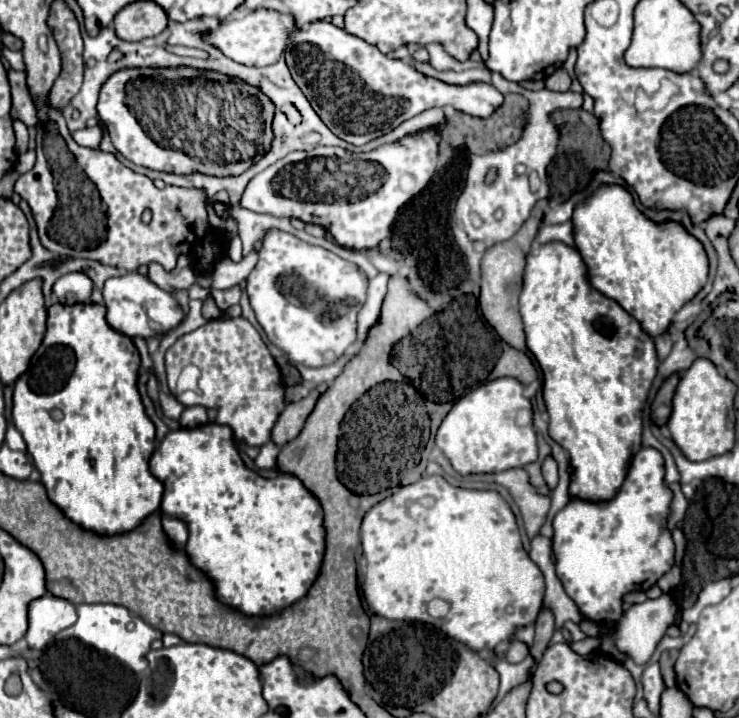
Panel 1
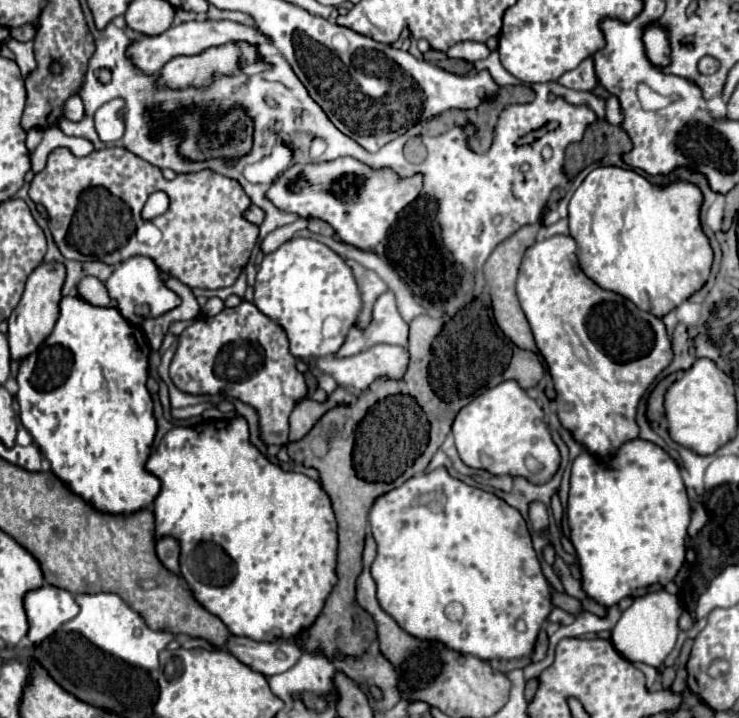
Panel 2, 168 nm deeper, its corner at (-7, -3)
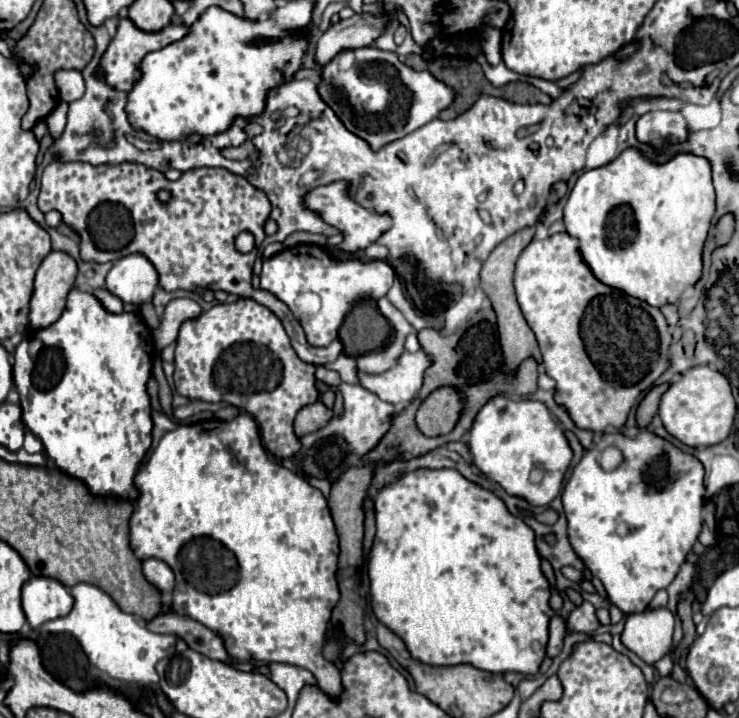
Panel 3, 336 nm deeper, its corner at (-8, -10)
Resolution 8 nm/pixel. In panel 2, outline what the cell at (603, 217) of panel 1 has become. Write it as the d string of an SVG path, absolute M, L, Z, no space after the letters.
M597 167L585 177L569 203L569 229L577 243L577 257L583 273L601 289L623 295L639 309L663 319L697 293L711 275L713 249L699 223L701 201L701 191L685 181L657 187L629 169Z

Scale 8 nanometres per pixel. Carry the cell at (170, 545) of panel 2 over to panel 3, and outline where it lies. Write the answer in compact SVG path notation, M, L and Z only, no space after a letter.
M150 558L150 560L144 560L142 562L142 572L144 572L144 578L164 596L164 598L170 598L172 590L174 590L174 574L170 570L168 564L164 564L162 560L156 560L156 558Z

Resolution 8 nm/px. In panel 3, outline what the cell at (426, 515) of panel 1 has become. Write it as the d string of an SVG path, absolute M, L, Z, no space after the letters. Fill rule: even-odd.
M418 468L414 472L400 474L392 484L384 486L376 496L376 536L368 556L368 578L370 578L370 600L376 618L390 628L396 636L406 642L408 652L412 658L430 664L430 666L456 666L456 664L472 664L480 670L504 674L504 672L522 672L522 674L536 674L544 656L546 656L546 642L548 642L548 622L554 610L548 604L550 586L540 570L540 556L534 544L534 532L524 524L522 518L508 512L504 502L490 490L468 482L458 470L454 468ZM534 642L540 642L544 650L534 650Z

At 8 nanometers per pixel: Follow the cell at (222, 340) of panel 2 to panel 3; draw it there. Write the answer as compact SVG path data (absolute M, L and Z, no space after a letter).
M238 298L236 302L230 304L214 302L212 308L204 310L198 318L186 320L182 324L176 340L174 366L176 366L174 384L178 394L190 400L226 402L254 414L264 432L264 444L276 458L292 458L300 450L300 438L294 434L292 422L300 408L318 400L316 376L314 376L316 366L302 362L296 356L280 318L270 308L250 298Z

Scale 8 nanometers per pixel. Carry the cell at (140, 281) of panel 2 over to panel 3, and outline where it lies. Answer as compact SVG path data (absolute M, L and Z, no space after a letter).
M144 254L118 258L108 276L106 288L124 304L146 304L158 286L158 272Z

